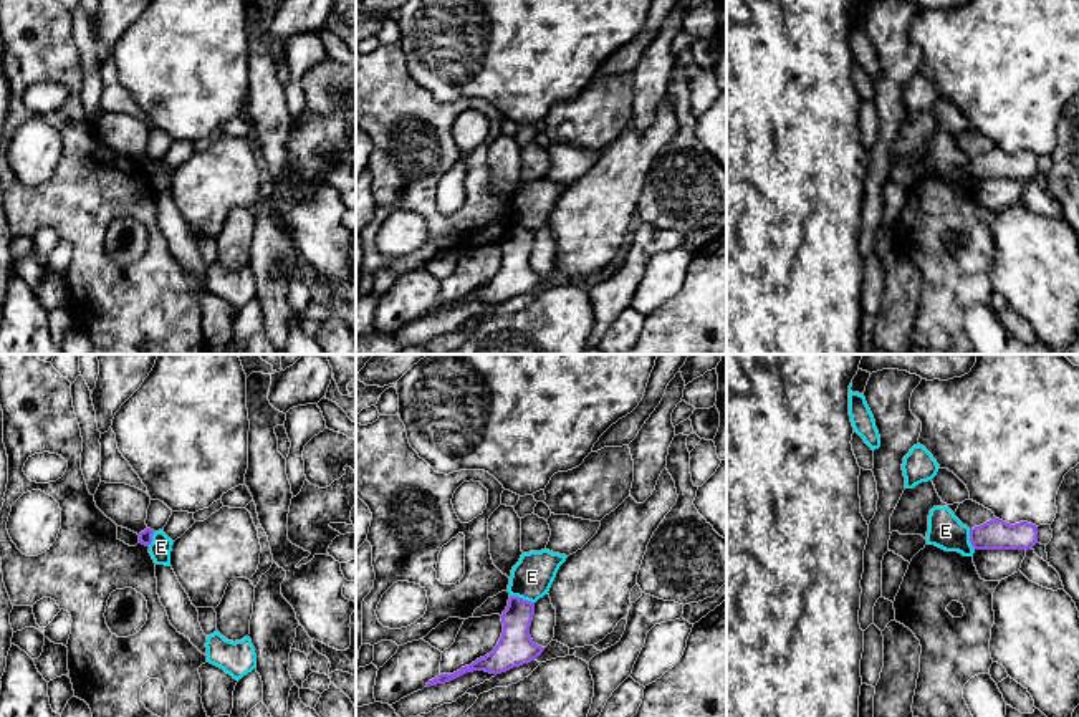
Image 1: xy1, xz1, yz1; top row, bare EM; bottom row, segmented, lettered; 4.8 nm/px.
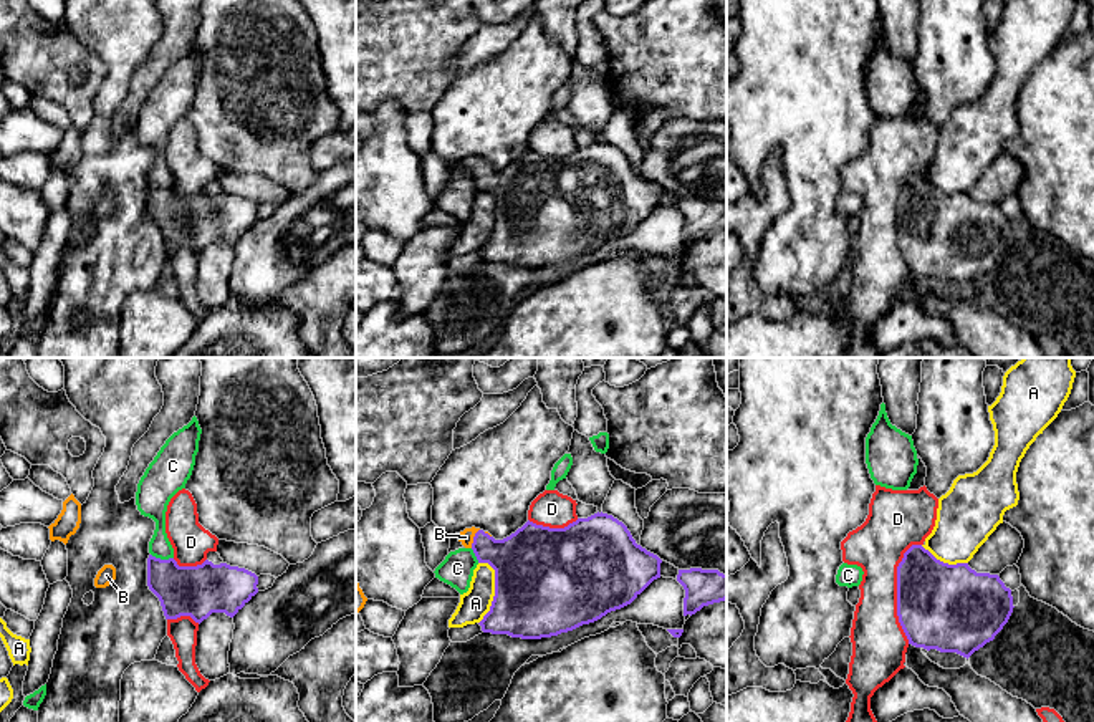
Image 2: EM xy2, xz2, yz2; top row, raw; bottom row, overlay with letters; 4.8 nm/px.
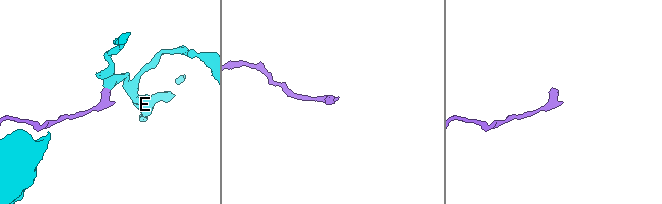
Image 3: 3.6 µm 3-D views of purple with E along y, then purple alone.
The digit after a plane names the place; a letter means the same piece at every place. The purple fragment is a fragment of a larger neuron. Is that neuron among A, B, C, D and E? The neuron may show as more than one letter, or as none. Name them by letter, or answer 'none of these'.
B

